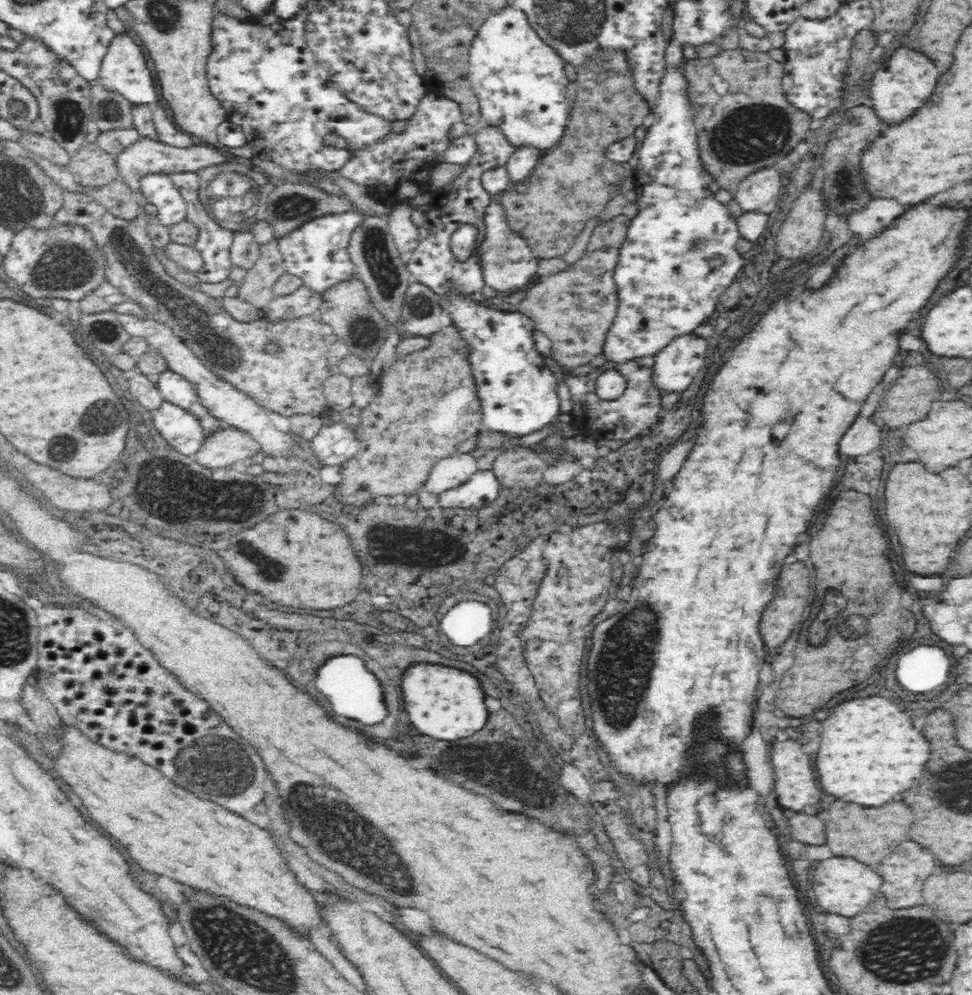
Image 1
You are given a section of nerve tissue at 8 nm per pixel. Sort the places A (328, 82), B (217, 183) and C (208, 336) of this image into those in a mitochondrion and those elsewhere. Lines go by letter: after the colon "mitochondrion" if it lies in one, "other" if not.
A: other
B: mitochondrion
C: mitochondrion

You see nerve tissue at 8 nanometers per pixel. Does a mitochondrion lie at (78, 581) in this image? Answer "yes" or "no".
no

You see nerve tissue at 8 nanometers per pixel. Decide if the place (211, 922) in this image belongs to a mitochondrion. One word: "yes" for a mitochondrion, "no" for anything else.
yes

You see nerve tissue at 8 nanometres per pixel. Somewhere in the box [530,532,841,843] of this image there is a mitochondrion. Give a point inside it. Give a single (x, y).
(625, 683)

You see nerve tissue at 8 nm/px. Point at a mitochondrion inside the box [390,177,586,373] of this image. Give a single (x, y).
(418, 307)

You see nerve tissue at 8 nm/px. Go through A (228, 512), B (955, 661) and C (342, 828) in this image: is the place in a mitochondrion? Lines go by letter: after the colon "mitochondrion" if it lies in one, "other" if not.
A: mitochondrion
B: other
C: mitochondrion

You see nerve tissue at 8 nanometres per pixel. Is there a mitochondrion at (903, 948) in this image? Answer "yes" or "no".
yes

